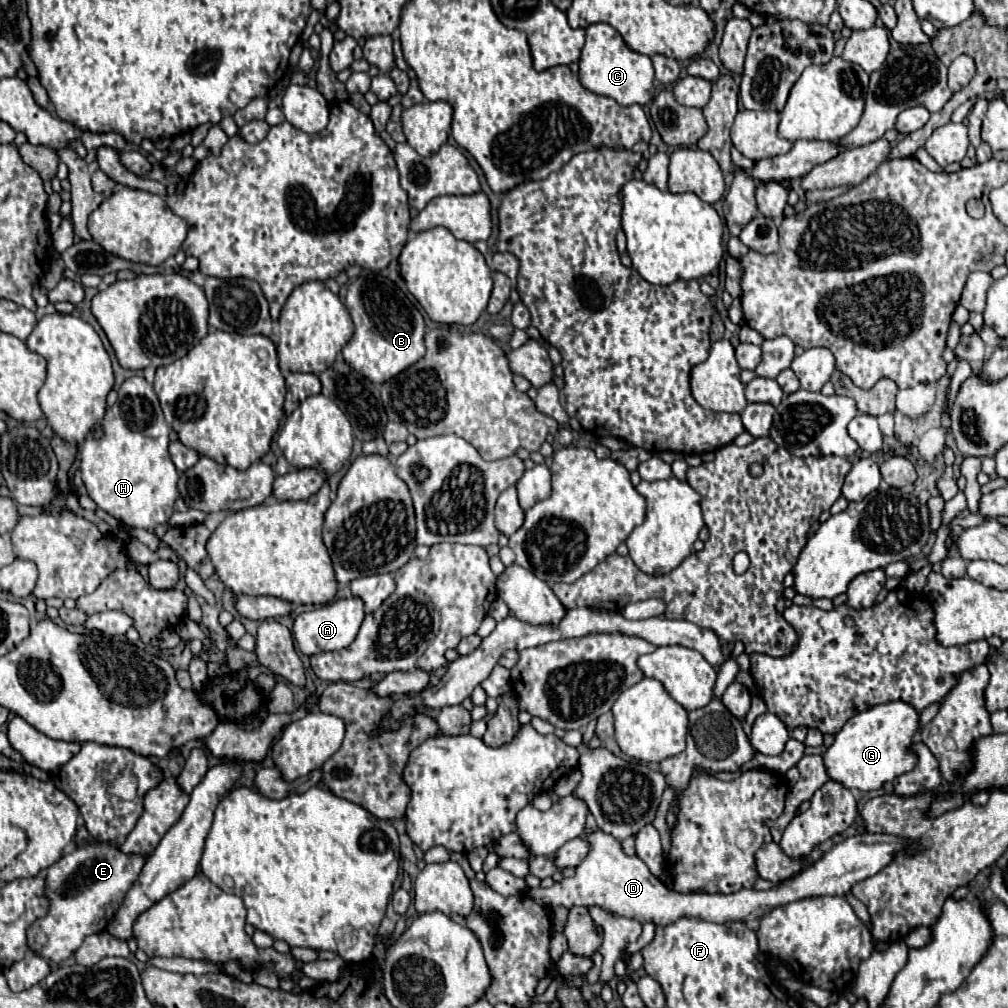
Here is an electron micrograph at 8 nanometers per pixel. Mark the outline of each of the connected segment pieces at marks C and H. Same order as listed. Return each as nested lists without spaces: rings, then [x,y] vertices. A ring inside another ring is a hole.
[[[595,23],[587,27],[587,41],[579,59],[579,77],[585,89],[597,95],[615,99],[621,105],[645,105],[653,99],[653,63],[647,55],[629,49],[623,37],[607,23]]]
[[[129,377],[117,391],[117,403],[91,429],[79,447],[81,477],[89,497],[99,509],[129,527],[147,531],[153,531],[155,525],[165,523],[171,517],[173,503],[179,497],[179,473],[167,453],[169,431],[153,385],[145,381],[145,377]],[[95,431],[101,431],[103,437],[97,439],[93,435]]]

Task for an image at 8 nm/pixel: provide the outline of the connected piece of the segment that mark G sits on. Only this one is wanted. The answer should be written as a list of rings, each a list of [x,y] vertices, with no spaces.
[[[883,703],[875,705],[863,713],[857,713],[849,719],[843,729],[835,735],[835,741],[823,753],[823,765],[827,769],[827,777],[859,791],[877,791],[883,783],[893,781],[897,775],[911,771],[917,763],[915,755],[909,753],[909,745],[919,725],[917,711],[903,703]]]

